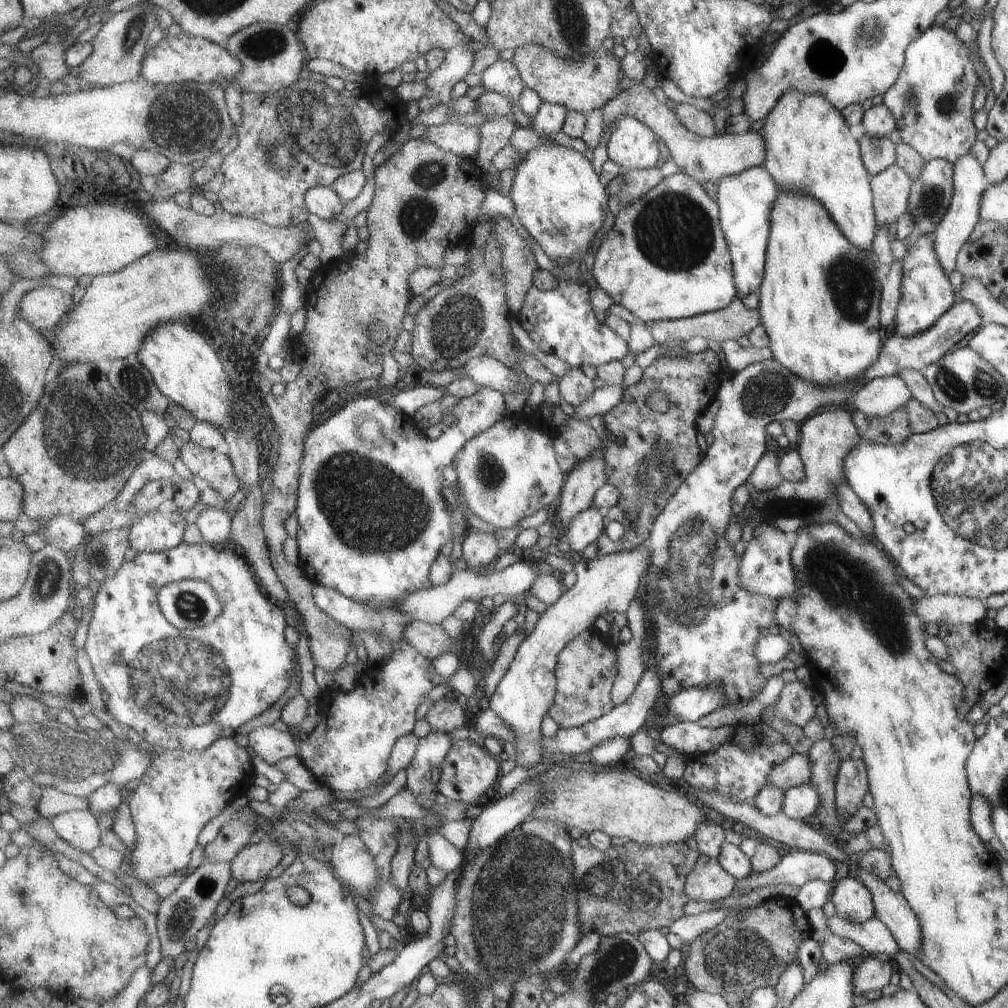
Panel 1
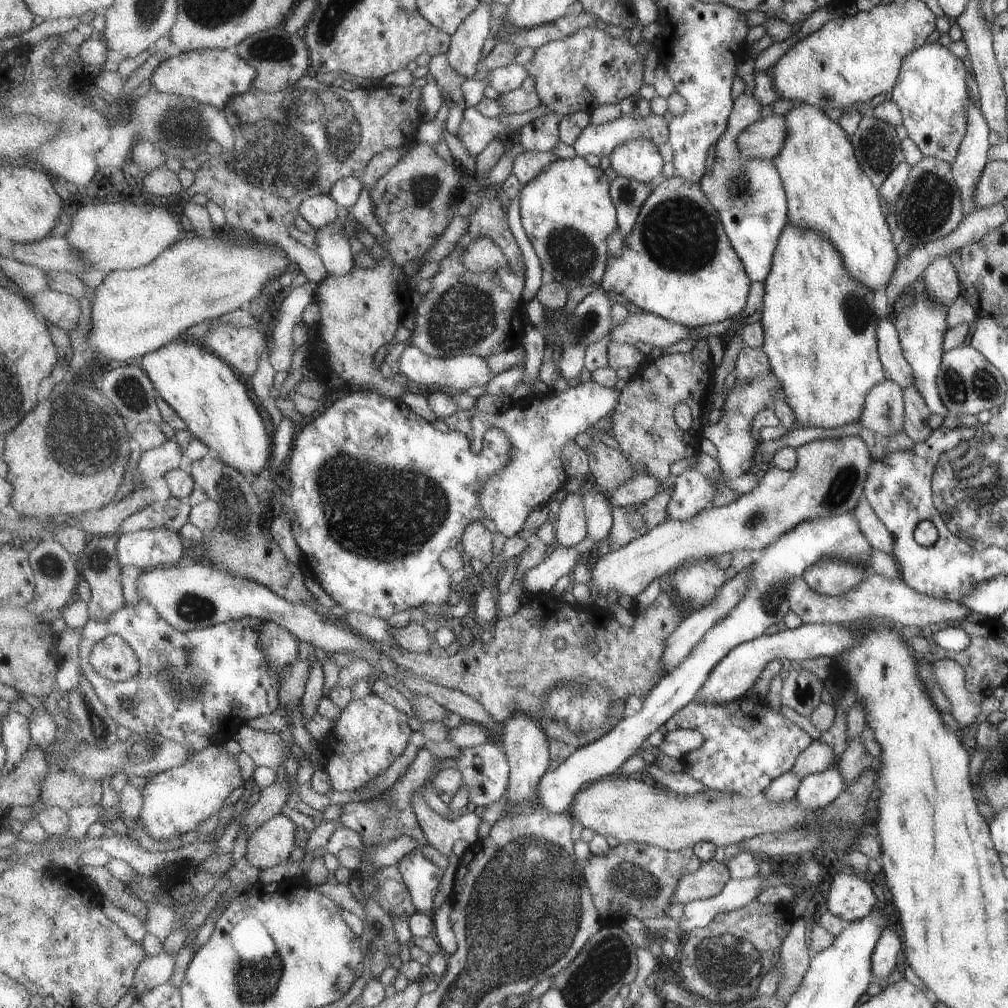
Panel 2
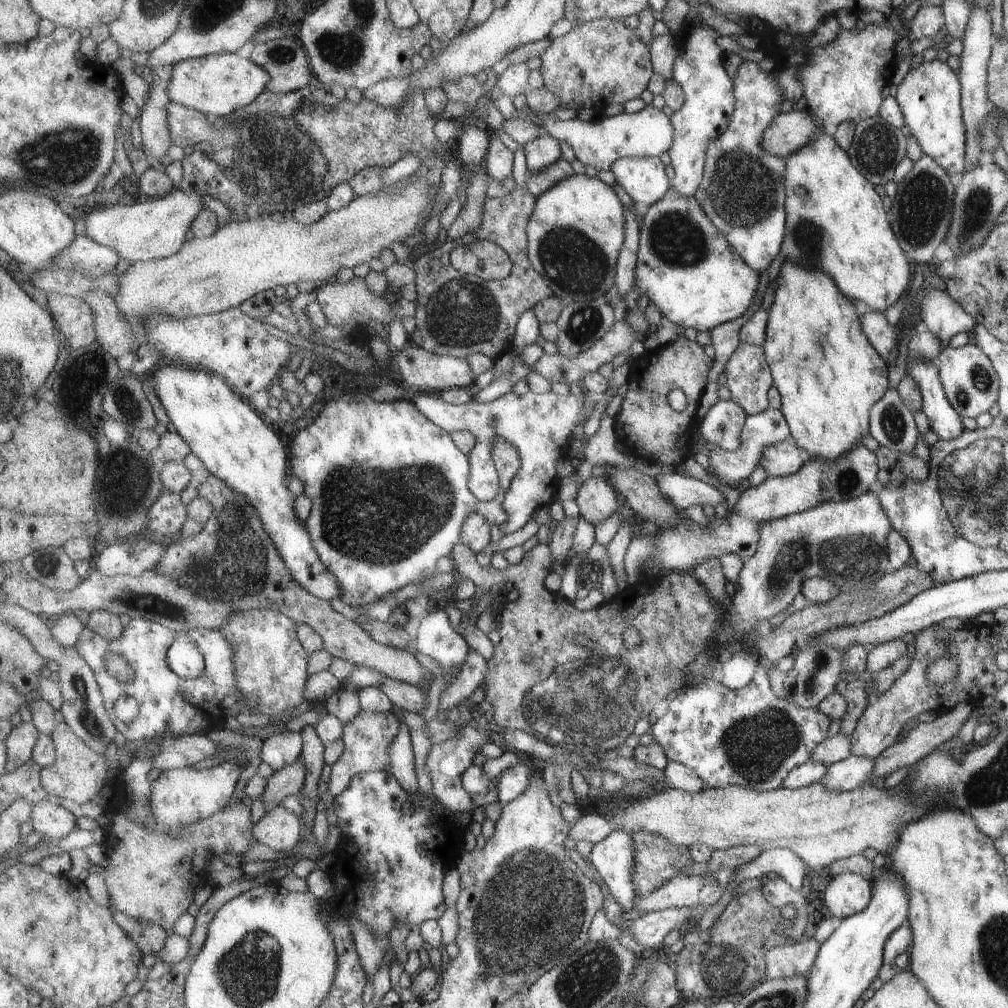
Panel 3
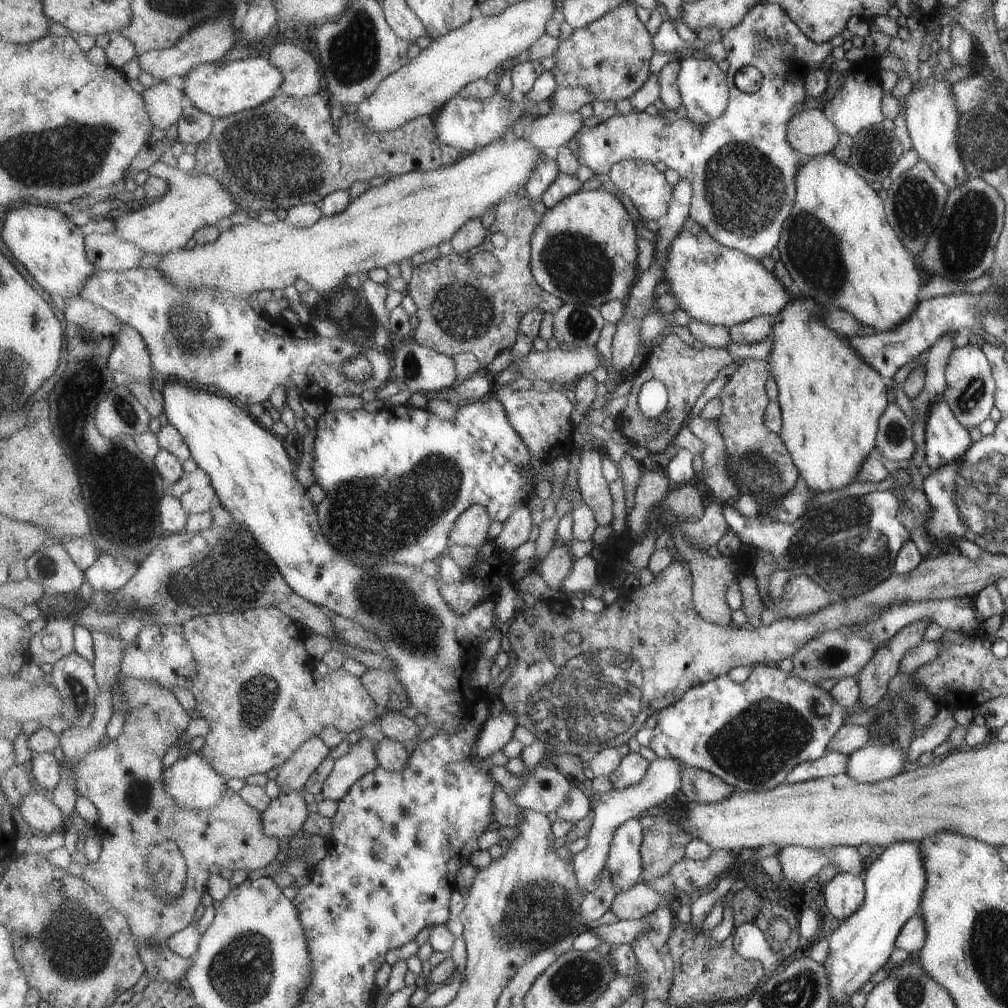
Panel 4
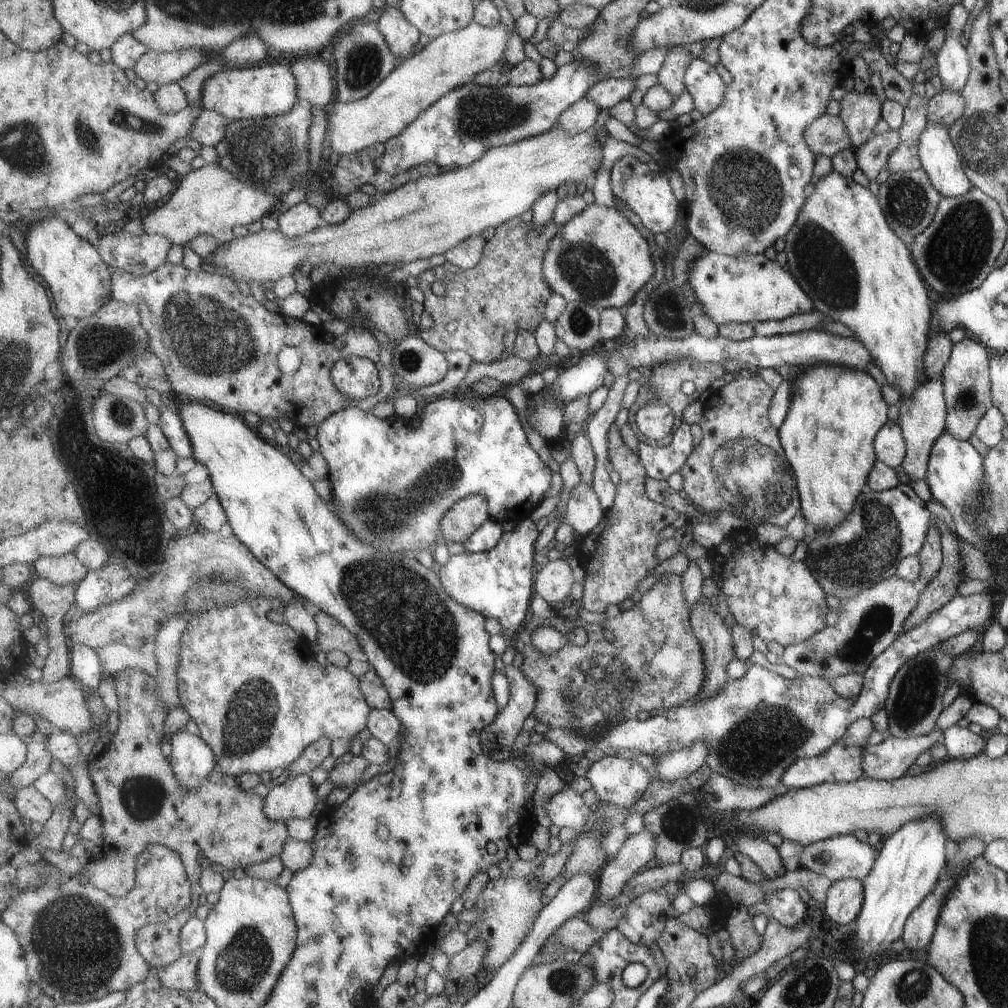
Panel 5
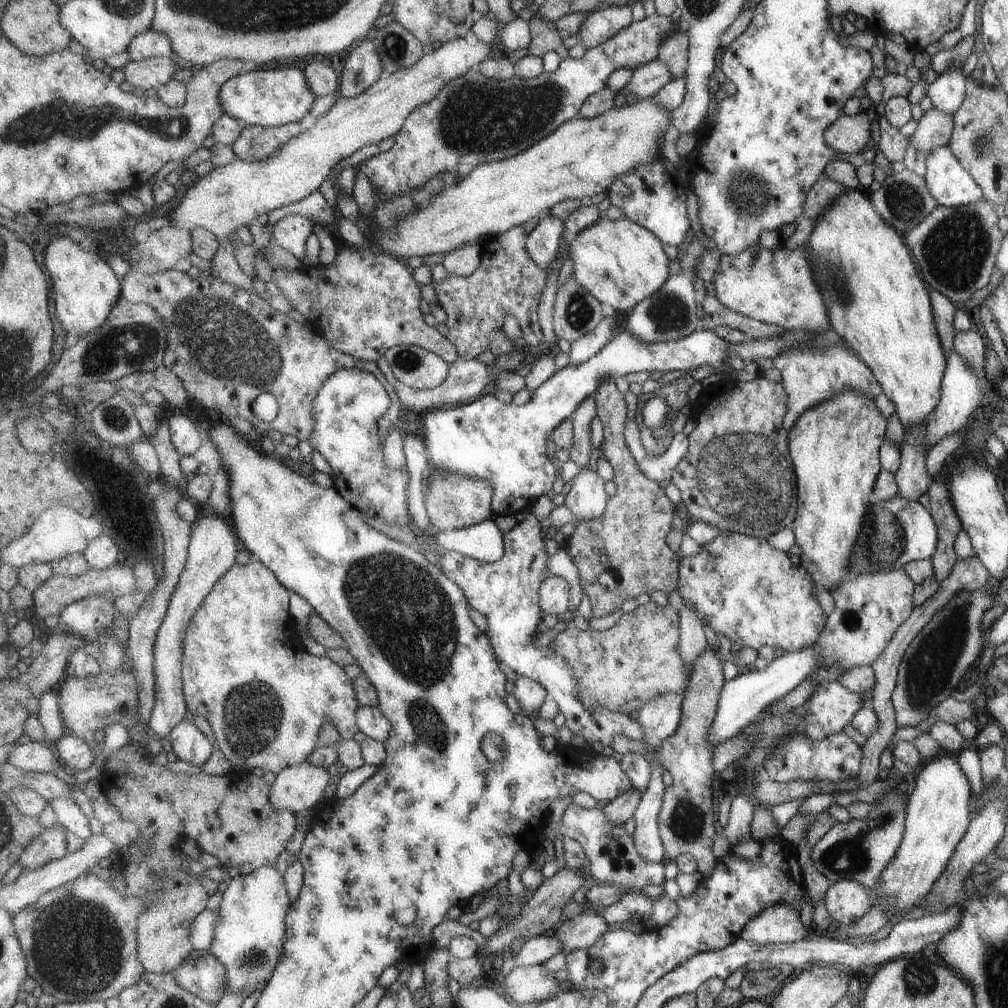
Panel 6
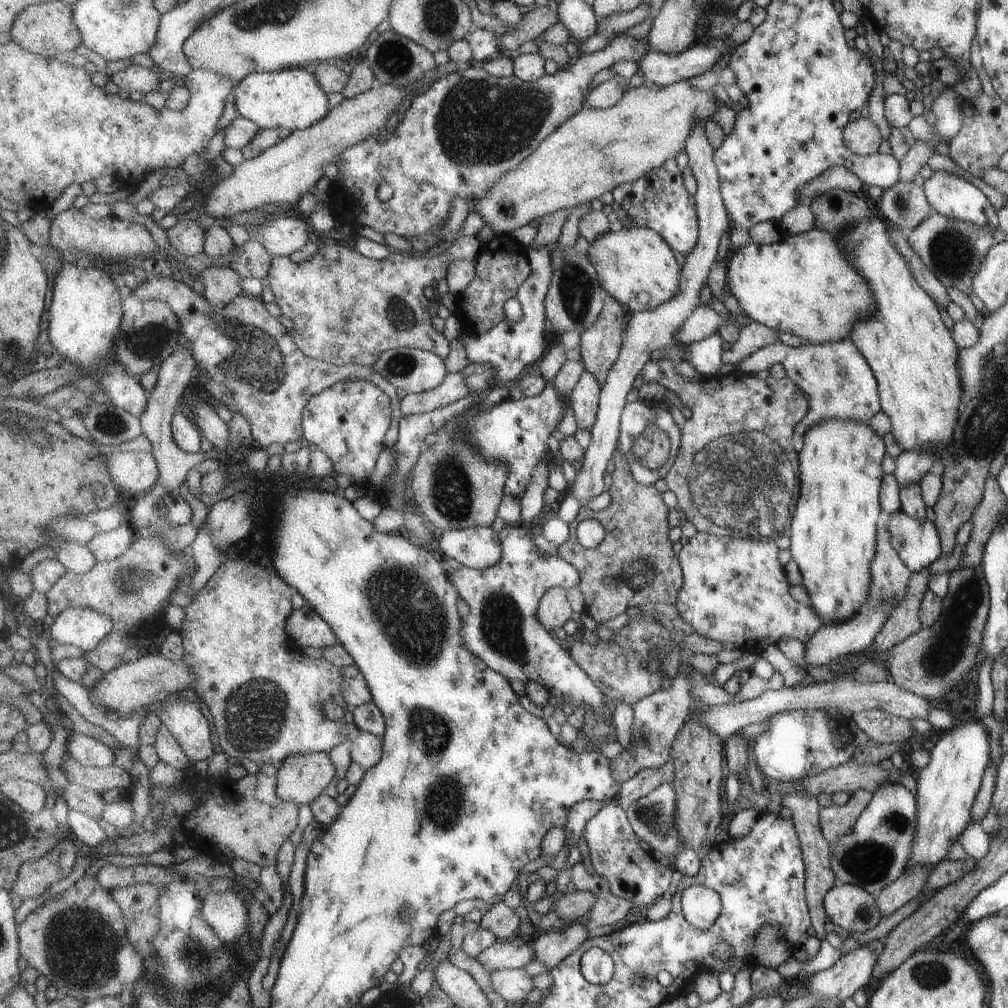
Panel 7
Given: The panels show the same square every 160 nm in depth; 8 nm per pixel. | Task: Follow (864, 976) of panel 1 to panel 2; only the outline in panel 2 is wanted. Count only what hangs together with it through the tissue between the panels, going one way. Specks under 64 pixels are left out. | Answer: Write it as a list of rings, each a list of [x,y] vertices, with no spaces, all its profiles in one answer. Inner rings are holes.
[[[896,925],[885,927],[872,954],[871,972],[874,981],[887,979],[891,970],[898,968],[897,952],[901,949],[901,944],[901,932],[898,927]]]

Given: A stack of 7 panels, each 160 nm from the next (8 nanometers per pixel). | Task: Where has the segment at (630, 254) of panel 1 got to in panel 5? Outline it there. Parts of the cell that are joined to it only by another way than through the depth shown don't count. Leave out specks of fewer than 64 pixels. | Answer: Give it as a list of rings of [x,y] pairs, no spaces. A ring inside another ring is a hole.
[[[703,248],[689,268],[689,285],[695,302],[715,325],[783,320],[811,310],[808,294],[785,266],[769,260],[762,253],[721,255]]]

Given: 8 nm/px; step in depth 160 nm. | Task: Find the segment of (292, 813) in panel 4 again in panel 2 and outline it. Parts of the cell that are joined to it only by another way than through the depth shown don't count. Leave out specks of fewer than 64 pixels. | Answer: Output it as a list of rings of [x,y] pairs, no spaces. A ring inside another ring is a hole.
[[[279,813],[247,838],[247,861],[258,870],[285,863],[295,848],[295,822]]]

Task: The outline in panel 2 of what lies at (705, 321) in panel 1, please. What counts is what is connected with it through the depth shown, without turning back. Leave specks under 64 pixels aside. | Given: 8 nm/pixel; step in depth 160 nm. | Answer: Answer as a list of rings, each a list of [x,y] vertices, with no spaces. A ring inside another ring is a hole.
[[[642,312],[632,314],[623,324],[613,328],[610,333],[610,344],[638,344],[643,342],[662,350],[672,344],[685,340],[692,328],[658,316],[654,313]]]

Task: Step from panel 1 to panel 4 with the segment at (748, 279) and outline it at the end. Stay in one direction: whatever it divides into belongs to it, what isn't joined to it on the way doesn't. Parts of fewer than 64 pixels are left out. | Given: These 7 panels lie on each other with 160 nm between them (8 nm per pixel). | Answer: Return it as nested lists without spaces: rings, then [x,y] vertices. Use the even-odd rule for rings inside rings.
[[[758,1],[746,14],[737,26],[725,30],[722,32],[721,46],[725,50],[725,59],[728,62],[728,68],[726,76],[728,77],[729,84],[729,105],[725,108],[725,112],[721,116],[717,116],[717,119],[707,122],[705,125],[694,124],[693,120],[690,119],[677,119],[667,118],[667,116],[662,116],[657,113],[657,116],[651,116],[649,112],[631,112],[622,116],[617,114],[616,116],[610,117],[602,122],[592,121],[589,125],[581,130],[581,134],[577,134],[575,139],[578,145],[578,158],[580,159],[580,164],[589,167],[595,173],[601,175],[601,177],[606,178],[611,173],[611,168],[626,159],[636,159],[653,162],[663,162],[669,169],[674,169],[678,172],[679,177],[683,180],[691,182],[693,186],[693,199],[690,209],[690,216],[693,218],[693,222],[703,226],[705,230],[709,233],[709,236],[713,237],[718,244],[721,244],[729,249],[739,250],[747,256],[755,258],[755,260],[761,260],[764,256],[770,254],[773,247],[775,247],[780,241],[780,232],[783,230],[784,221],[788,219],[790,212],[792,211],[793,200],[796,199],[796,185],[795,179],[797,174],[797,168],[800,166],[797,164],[797,152],[789,146],[787,138],[785,138],[785,132],[787,132],[787,123],[791,119],[791,116],[797,115],[797,112],[803,110],[804,105],[801,104],[803,98],[803,72],[806,69],[813,70],[818,67],[824,66],[824,64],[829,60],[830,52],[833,47],[833,42],[828,41],[825,43],[813,43],[808,40],[803,33],[800,32],[800,28],[797,28],[795,22],[791,20],[787,12],[781,8],[779,4],[767,3],[764,1]],[[743,66],[753,66],[756,68],[761,76],[762,82],[759,89],[753,94],[744,94],[740,92],[733,84],[734,75]]]

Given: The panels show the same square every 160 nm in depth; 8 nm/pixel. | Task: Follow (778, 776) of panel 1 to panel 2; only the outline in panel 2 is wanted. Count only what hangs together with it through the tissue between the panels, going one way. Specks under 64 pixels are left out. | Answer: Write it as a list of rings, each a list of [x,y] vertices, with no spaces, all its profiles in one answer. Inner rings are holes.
[[[812,740],[811,744],[797,756],[796,763],[793,764],[790,772],[804,779],[805,776],[833,767],[837,761],[831,746],[819,740]]]

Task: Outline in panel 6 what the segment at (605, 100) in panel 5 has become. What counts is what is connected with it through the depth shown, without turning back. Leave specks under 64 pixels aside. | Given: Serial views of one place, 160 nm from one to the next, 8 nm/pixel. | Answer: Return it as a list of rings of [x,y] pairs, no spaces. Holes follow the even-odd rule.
[[[659,58],[649,61],[634,69],[633,75],[623,89],[619,90],[624,96],[633,93],[639,99],[654,97],[661,88],[675,80],[669,66]]]

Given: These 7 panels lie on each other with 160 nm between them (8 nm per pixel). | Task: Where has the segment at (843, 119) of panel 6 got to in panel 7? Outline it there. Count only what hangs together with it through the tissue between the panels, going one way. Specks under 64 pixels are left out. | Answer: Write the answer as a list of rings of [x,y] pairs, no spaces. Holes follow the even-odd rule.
[[[859,117],[857,120],[848,121],[842,130],[844,145],[856,155],[870,155],[877,153],[882,136],[880,129],[868,117]]]

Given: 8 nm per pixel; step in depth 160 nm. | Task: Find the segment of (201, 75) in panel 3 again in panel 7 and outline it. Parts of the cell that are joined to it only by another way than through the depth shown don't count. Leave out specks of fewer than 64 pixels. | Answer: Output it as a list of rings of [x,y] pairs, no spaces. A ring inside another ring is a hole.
[[[304,66],[288,67],[282,71],[256,72],[246,76],[235,88],[237,113],[251,119],[261,129],[286,128],[294,132],[313,126],[329,114],[329,98],[315,74]]]

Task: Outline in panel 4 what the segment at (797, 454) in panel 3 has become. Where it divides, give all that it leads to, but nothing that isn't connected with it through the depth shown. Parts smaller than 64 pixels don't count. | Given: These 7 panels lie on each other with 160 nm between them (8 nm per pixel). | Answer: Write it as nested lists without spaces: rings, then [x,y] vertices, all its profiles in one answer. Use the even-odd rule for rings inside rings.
[[[745,359],[739,368],[728,377],[725,386],[717,395],[721,401],[721,414],[716,420],[725,445],[726,462],[731,478],[737,481],[738,494],[748,491],[754,496],[758,512],[775,506],[785,494],[802,485],[800,470],[780,437],[764,426],[764,412],[768,407],[765,384],[770,376],[765,361]]]

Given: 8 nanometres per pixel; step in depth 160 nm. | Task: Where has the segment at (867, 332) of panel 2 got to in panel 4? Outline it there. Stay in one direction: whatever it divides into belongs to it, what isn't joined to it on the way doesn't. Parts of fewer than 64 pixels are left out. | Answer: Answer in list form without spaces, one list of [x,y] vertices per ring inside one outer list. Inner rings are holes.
[[[796,297],[772,317],[772,349],[766,363],[778,389],[776,400],[782,421],[778,436],[800,470],[802,483],[816,494],[853,483],[860,465],[875,451],[877,420],[887,404],[887,382],[856,353],[847,338],[820,323],[813,310],[817,310],[817,306],[807,310],[803,308],[802,298]]]

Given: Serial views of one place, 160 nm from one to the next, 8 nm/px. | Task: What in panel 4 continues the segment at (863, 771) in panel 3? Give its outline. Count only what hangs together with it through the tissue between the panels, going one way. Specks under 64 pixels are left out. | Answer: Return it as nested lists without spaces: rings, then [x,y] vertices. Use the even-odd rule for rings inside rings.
[[[869,742],[848,756],[845,773],[857,783],[875,783],[906,768],[905,753],[898,745]]]

